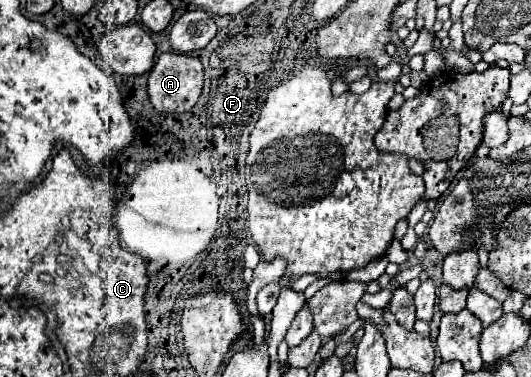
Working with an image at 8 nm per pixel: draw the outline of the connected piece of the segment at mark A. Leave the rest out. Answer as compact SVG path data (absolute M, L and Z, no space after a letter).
M164 52L158 56L156 64L148 74L148 96L152 106L162 114L188 112L196 104L202 92L202 84L204 84L204 68L198 58L176 52Z

